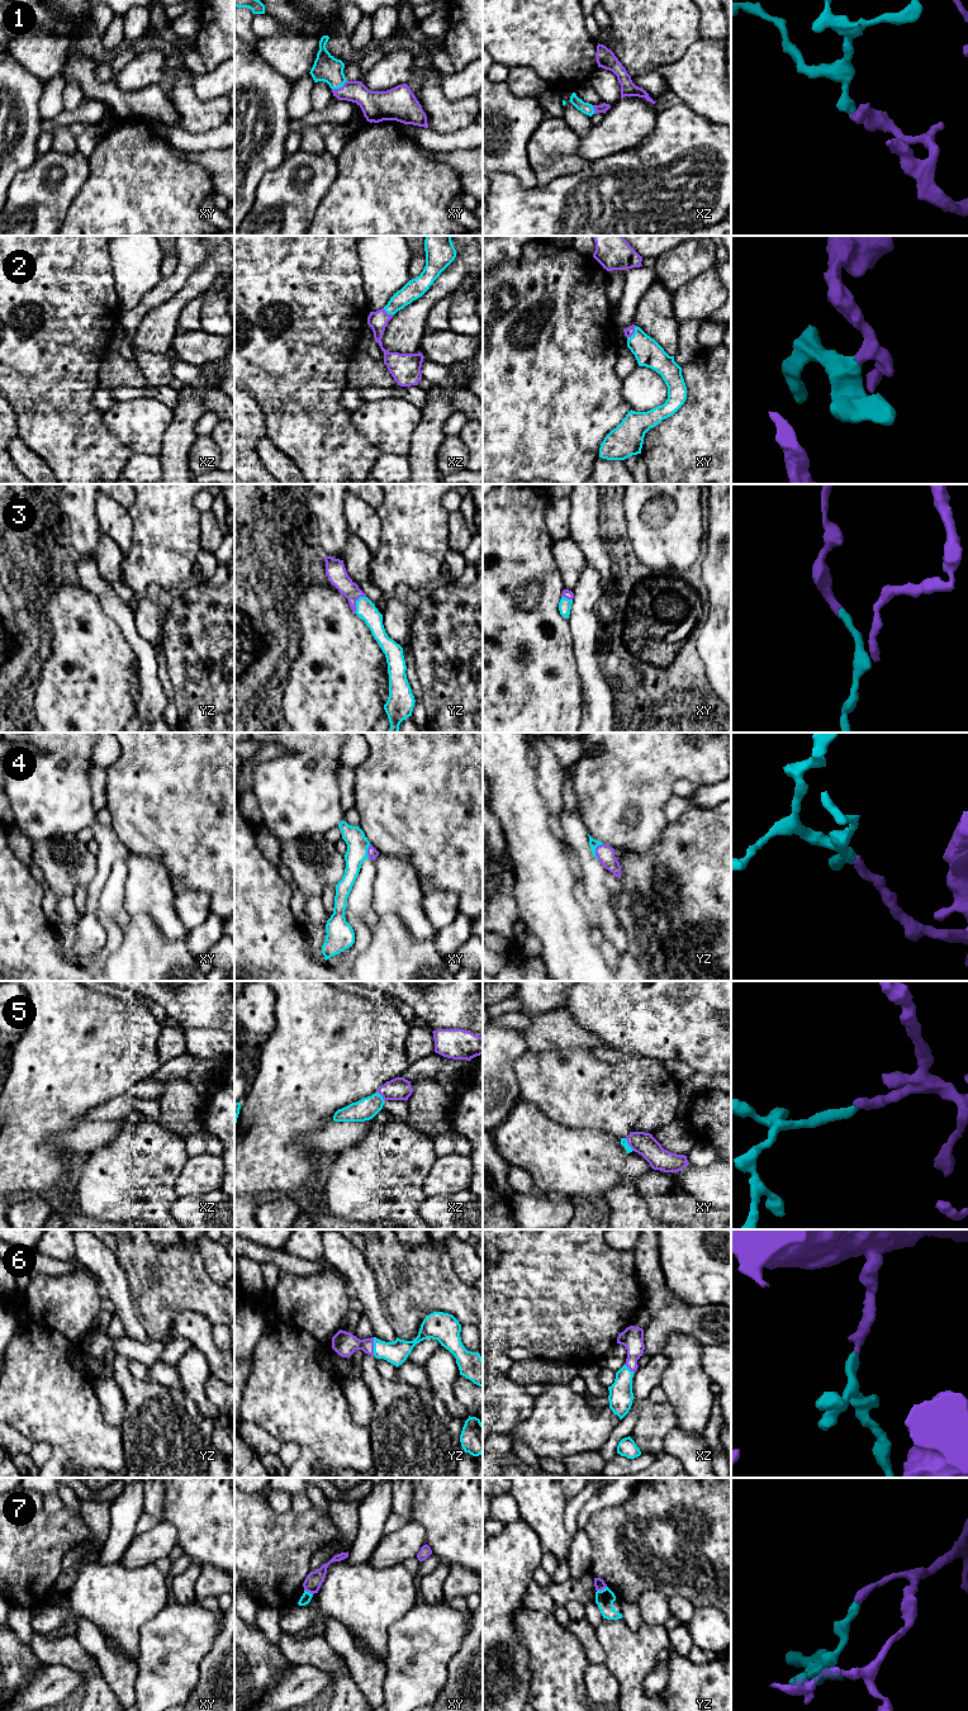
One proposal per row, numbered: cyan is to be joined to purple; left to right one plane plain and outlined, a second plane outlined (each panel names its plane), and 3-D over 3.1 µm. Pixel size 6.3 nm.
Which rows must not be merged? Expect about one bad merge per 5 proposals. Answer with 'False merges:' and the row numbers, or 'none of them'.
False merges: 7

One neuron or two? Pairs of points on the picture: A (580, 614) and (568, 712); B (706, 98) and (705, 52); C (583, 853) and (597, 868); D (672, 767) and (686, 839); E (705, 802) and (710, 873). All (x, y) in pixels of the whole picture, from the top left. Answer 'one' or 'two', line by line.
A: two
B: one
C: one
D: two
E: two

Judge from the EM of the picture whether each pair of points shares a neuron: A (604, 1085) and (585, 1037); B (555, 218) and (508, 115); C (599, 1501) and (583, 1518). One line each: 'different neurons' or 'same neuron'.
A: different neurons
B: different neurons
C: same neuron

